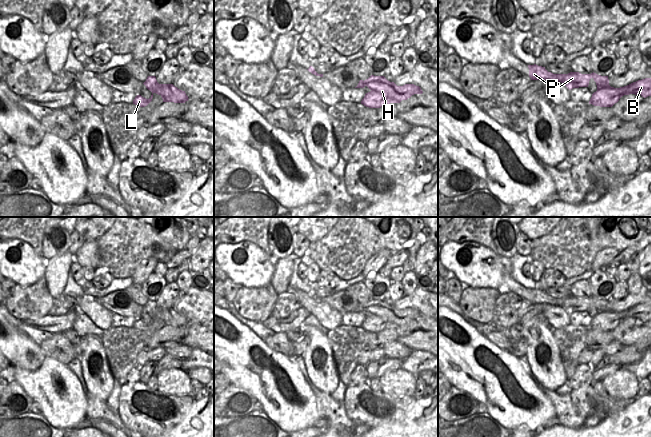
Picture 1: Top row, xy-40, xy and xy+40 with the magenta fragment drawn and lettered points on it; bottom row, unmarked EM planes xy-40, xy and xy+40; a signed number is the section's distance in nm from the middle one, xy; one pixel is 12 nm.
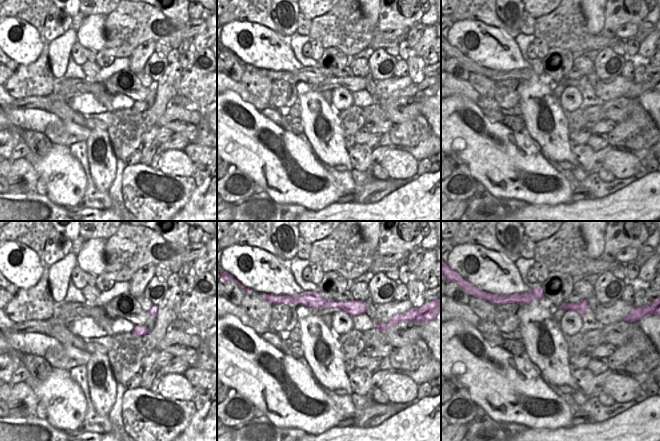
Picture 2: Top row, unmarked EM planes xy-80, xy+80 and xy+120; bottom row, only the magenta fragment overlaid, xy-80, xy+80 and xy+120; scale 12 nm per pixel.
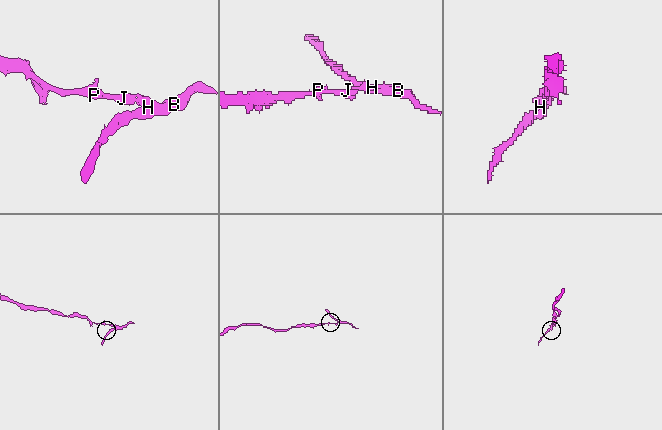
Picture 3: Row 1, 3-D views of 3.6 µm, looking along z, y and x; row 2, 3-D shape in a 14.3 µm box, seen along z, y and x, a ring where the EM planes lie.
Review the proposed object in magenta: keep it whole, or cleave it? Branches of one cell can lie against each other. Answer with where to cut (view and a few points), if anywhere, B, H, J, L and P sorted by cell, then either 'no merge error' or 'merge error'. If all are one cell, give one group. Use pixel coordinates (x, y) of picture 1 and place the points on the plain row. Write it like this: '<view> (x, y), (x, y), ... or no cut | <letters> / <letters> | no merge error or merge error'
xy+40 (589, 298), (592, 301) | B H L / J P | merge error

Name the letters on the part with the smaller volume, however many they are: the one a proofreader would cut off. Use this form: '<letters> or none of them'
B, H, L

